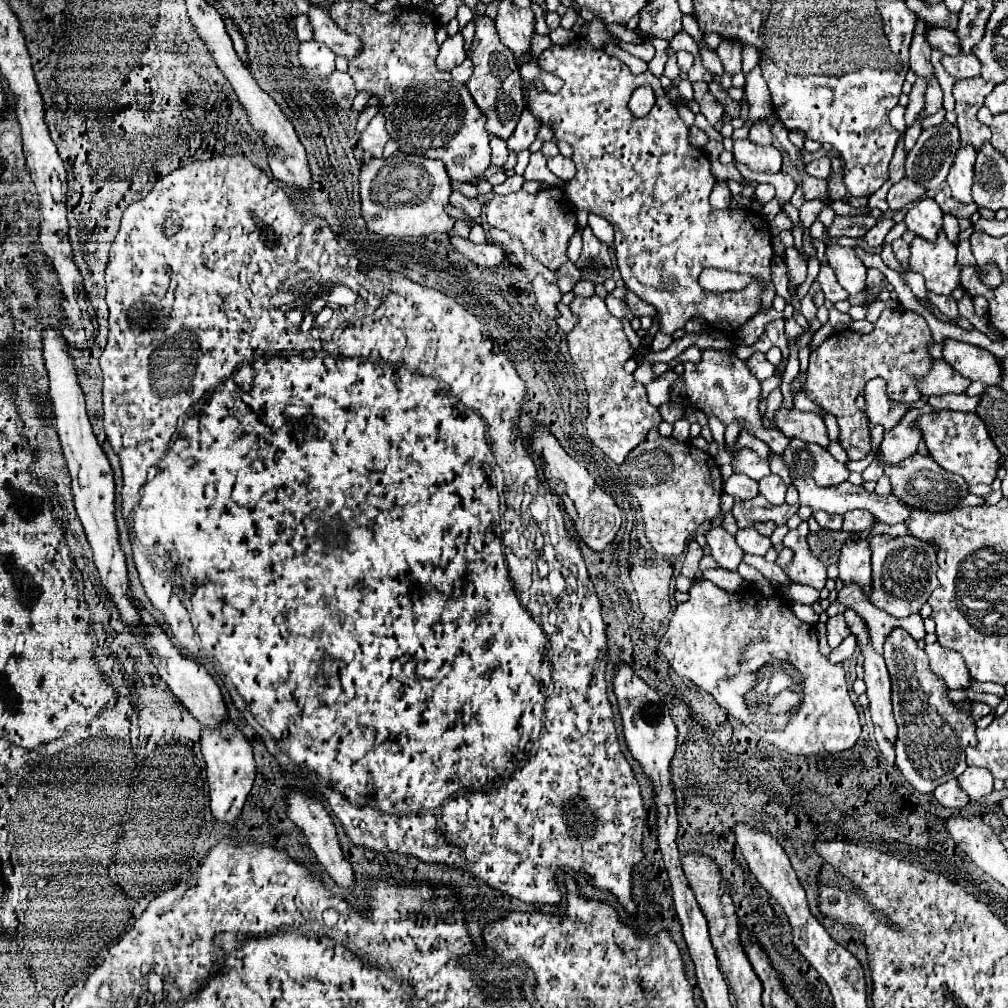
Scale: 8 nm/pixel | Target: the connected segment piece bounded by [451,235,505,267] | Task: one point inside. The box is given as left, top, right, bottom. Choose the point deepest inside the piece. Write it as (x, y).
(487, 255)

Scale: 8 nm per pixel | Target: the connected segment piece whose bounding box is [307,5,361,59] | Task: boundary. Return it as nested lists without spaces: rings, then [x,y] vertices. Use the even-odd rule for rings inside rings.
[[[309,5],[309,21],[313,25],[313,39],[319,43],[325,43],[329,49],[333,49],[333,53],[337,55],[345,55],[347,59],[357,55],[357,51],[361,49],[361,41],[355,35],[349,35],[345,31],[341,31],[331,17],[327,15],[325,9]]]

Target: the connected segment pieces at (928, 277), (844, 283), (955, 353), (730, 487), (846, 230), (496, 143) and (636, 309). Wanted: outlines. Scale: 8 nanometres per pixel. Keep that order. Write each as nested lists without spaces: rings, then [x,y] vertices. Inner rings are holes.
[[[939,229],[939,237],[935,241],[923,241],[923,237],[913,239],[909,269],[925,277],[925,285],[929,291],[949,295],[959,285],[955,257],[957,245],[951,245],[943,229]]]
[[[831,243],[827,247],[827,259],[837,275],[839,285],[849,293],[849,297],[857,297],[859,293],[865,291],[867,267],[851,247],[841,247],[837,243]]]
[[[945,339],[943,359],[947,359],[947,363],[953,365],[963,377],[971,381],[981,381],[985,387],[999,385],[999,381],[1003,379],[1001,361],[987,349]]]
[[[733,473],[733,475],[725,481],[723,491],[729,493],[729,495],[733,495],[733,497],[737,497],[737,499],[743,499],[743,501],[745,501],[745,499],[753,499],[753,497],[759,495],[759,483],[753,481],[751,477],[747,477],[747,475],[737,475],[737,473]]]
[[[869,213],[867,215],[853,215],[853,217],[835,217],[831,227],[827,227],[827,231],[835,239],[841,235],[861,239],[875,223],[877,223],[875,217],[871,217]]]
[[[491,137],[491,165],[493,167],[503,167],[507,163],[507,143],[503,139],[497,139],[497,137]]]
[[[627,291],[627,305],[635,313],[635,317],[643,317],[643,315],[653,317],[655,315],[655,309],[649,303],[643,303],[633,291]]]

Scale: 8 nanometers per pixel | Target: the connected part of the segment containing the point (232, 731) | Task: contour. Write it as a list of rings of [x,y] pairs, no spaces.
[[[231,723],[219,731],[201,729],[201,751],[207,763],[207,783],[211,793],[211,813],[215,821],[233,825],[237,823],[245,799],[255,781],[255,761],[253,751],[245,735]]]

